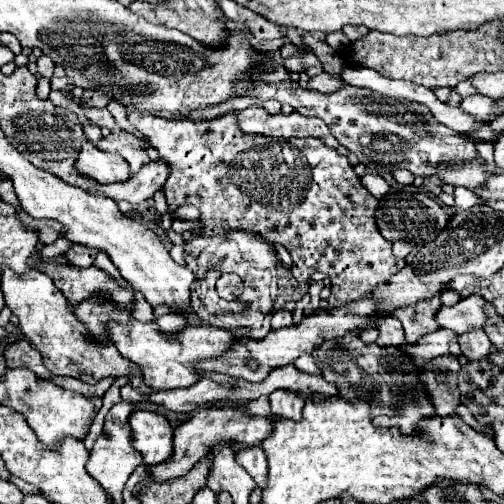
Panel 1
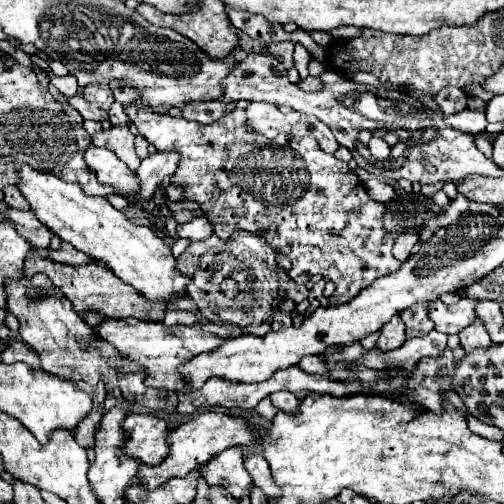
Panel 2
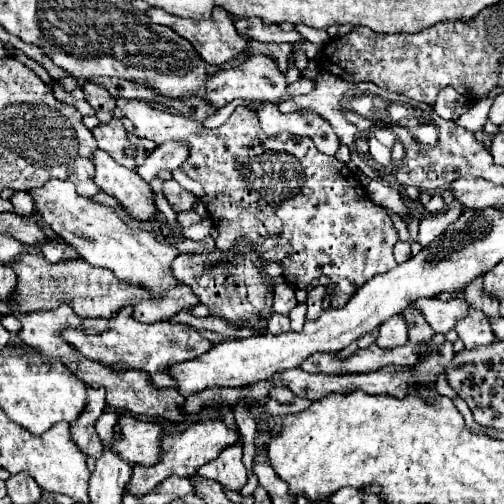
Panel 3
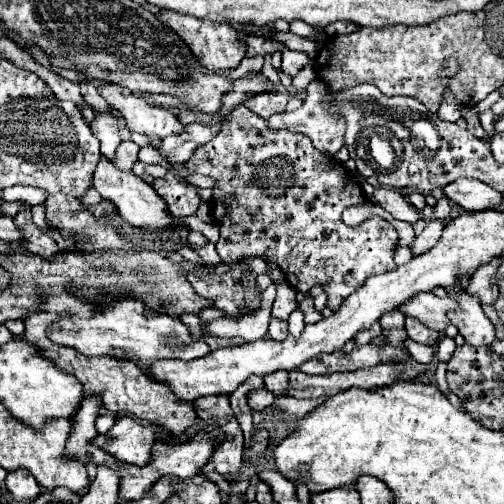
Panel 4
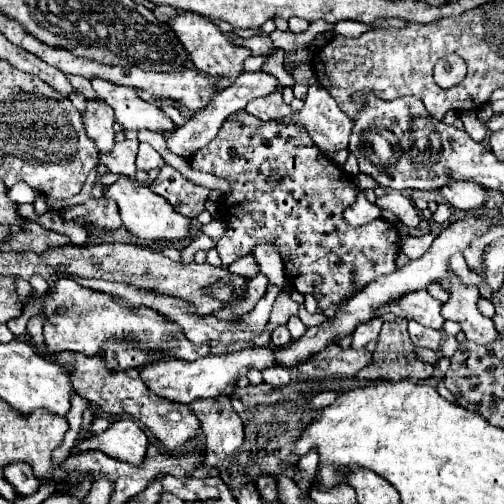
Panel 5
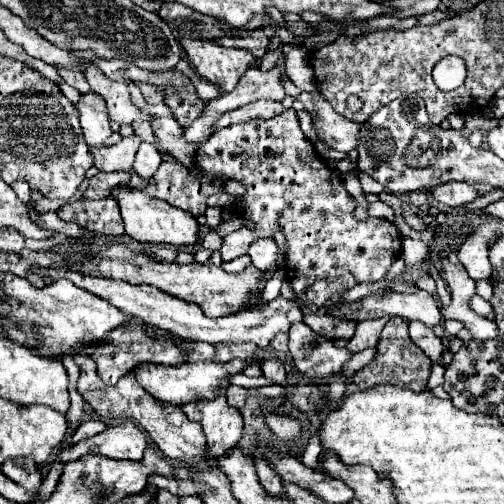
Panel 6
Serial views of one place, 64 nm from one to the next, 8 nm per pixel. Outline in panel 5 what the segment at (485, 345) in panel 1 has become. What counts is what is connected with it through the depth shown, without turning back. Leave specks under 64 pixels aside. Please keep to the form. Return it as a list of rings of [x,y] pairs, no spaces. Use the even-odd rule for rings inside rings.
[[[456,274],[450,276],[450,298],[442,306],[442,316],[454,320],[462,326],[462,332],[468,340],[476,344],[490,344],[496,340],[498,332],[492,318],[486,318],[478,312],[476,300],[480,298],[476,286],[466,286]]]

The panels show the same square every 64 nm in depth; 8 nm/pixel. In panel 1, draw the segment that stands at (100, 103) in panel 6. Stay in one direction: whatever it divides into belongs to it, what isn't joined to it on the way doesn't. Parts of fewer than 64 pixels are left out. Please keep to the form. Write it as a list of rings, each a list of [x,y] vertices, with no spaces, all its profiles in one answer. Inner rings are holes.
[[[110,132],[108,136],[100,138],[100,142],[96,144],[100,150],[108,150],[108,152],[116,152],[120,154],[128,164],[130,164],[130,172],[136,174],[144,164],[148,164],[148,154],[146,150],[140,148],[140,142],[134,134],[130,132]]]

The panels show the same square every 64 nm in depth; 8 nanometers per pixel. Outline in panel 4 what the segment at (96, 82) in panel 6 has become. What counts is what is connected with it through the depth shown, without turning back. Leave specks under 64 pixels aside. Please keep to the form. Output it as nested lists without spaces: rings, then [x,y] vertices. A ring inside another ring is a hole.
[[[114,84],[98,86],[98,92],[126,120],[126,128],[130,132],[138,132],[144,136],[158,136],[158,138],[184,132],[184,126],[170,110],[148,104],[144,96],[136,96],[126,88]]]

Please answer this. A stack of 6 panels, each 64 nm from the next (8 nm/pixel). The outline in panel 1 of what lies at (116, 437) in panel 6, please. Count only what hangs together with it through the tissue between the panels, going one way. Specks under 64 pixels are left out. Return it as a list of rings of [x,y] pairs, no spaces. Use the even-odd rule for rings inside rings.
[[[134,410],[128,424],[132,428],[132,446],[142,454],[146,464],[160,464],[172,456],[174,428],[162,414]]]

